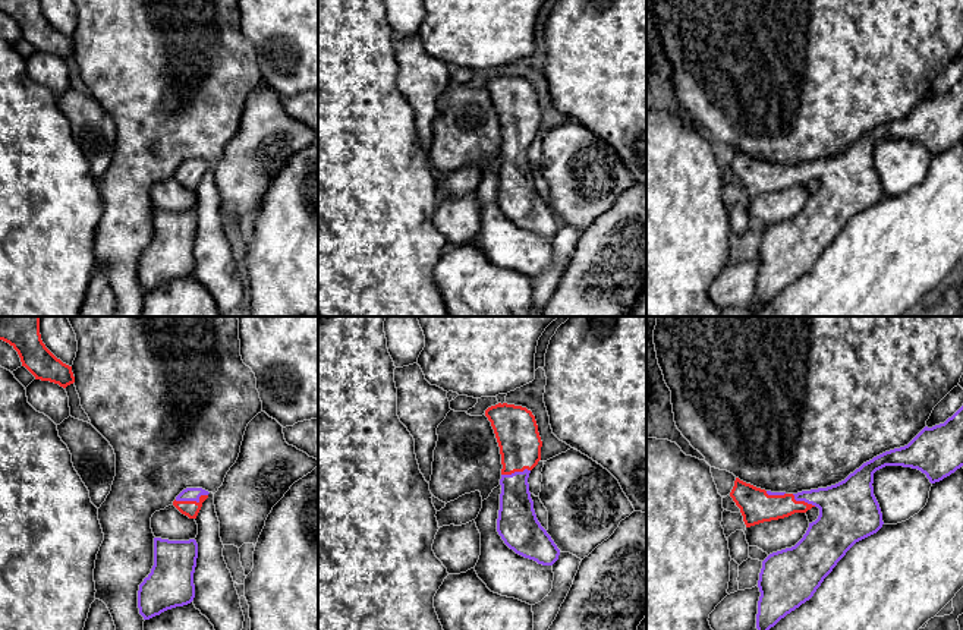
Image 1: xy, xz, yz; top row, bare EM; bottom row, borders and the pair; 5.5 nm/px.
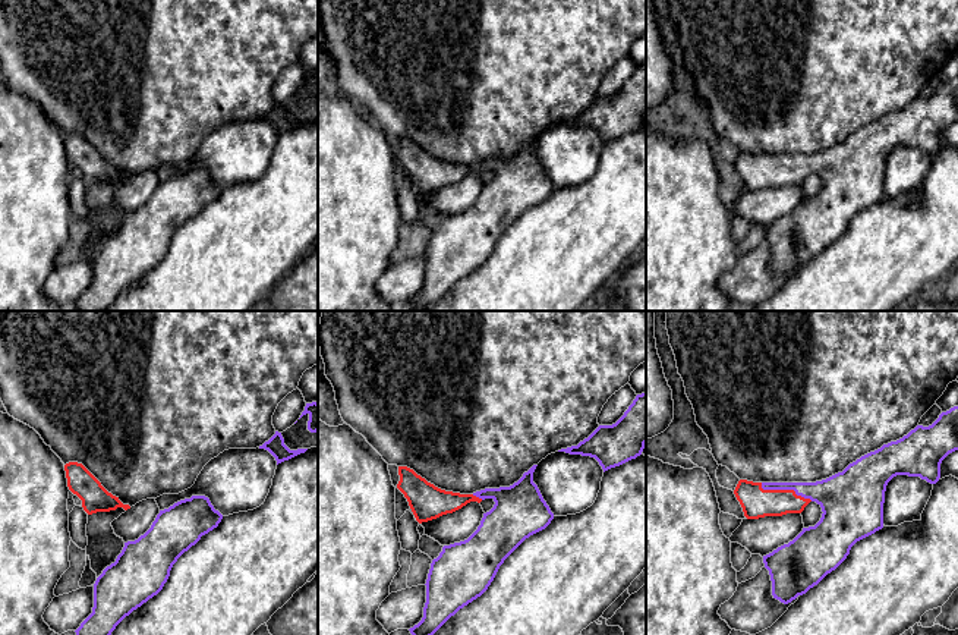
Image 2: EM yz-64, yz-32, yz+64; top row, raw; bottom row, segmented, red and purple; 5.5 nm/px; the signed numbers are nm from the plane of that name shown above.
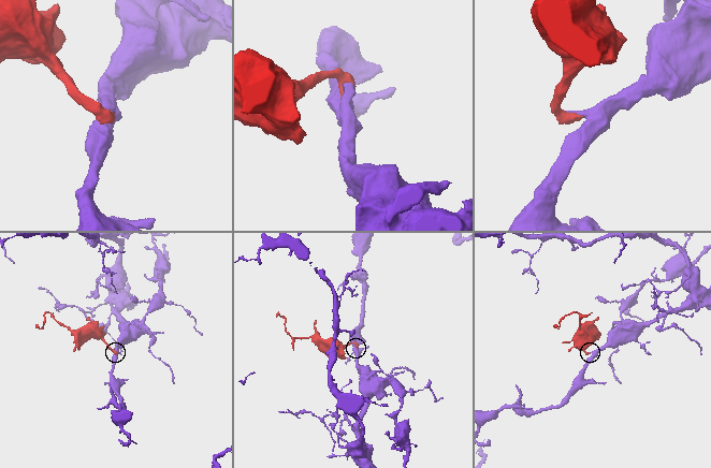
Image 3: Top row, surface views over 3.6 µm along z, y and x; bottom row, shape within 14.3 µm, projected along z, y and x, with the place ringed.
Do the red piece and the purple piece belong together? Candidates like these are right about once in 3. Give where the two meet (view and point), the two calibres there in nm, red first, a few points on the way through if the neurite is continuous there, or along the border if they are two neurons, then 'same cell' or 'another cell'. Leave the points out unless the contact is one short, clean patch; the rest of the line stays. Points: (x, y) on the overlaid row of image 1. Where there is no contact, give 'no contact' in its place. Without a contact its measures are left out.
contact xy (191, 501); calibres 90 and 80 nm; way xy (191, 509), (191, 501), (189, 494); same cell

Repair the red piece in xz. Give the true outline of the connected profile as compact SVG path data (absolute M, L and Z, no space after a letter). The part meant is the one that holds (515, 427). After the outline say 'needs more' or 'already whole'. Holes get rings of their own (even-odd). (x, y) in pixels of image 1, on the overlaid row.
M498 403L485 410L501 454L497 532L516 554L553 566L560 549L534 510L528 478L541 460L542 441L535 416L522 406Z; needs more

